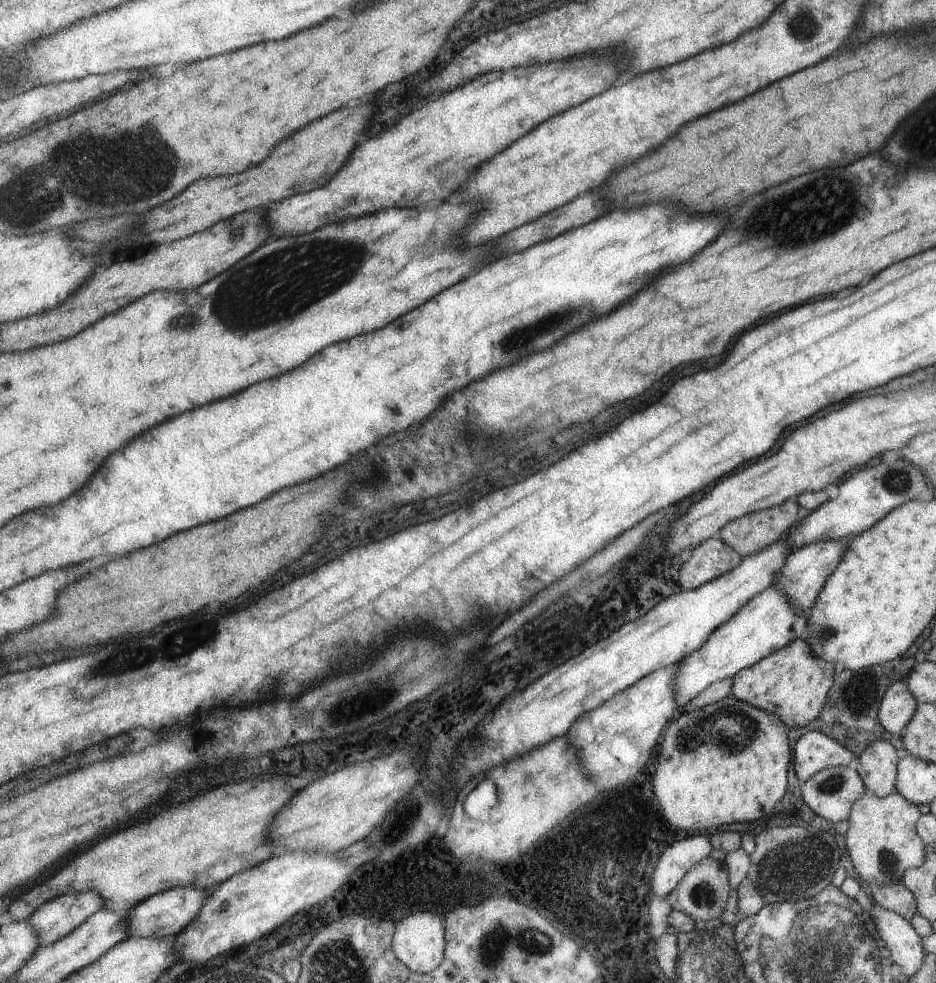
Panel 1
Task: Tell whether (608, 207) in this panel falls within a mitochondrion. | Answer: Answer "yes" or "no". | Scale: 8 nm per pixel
no

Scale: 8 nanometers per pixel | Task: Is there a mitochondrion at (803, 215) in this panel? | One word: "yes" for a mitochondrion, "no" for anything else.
yes

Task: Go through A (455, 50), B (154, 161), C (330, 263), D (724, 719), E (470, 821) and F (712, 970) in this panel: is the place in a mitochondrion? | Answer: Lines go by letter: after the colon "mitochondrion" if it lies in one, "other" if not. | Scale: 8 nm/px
A: other
B: mitochondrion
C: mitochondrion
D: mitochondrion
E: other
F: mitochondrion

